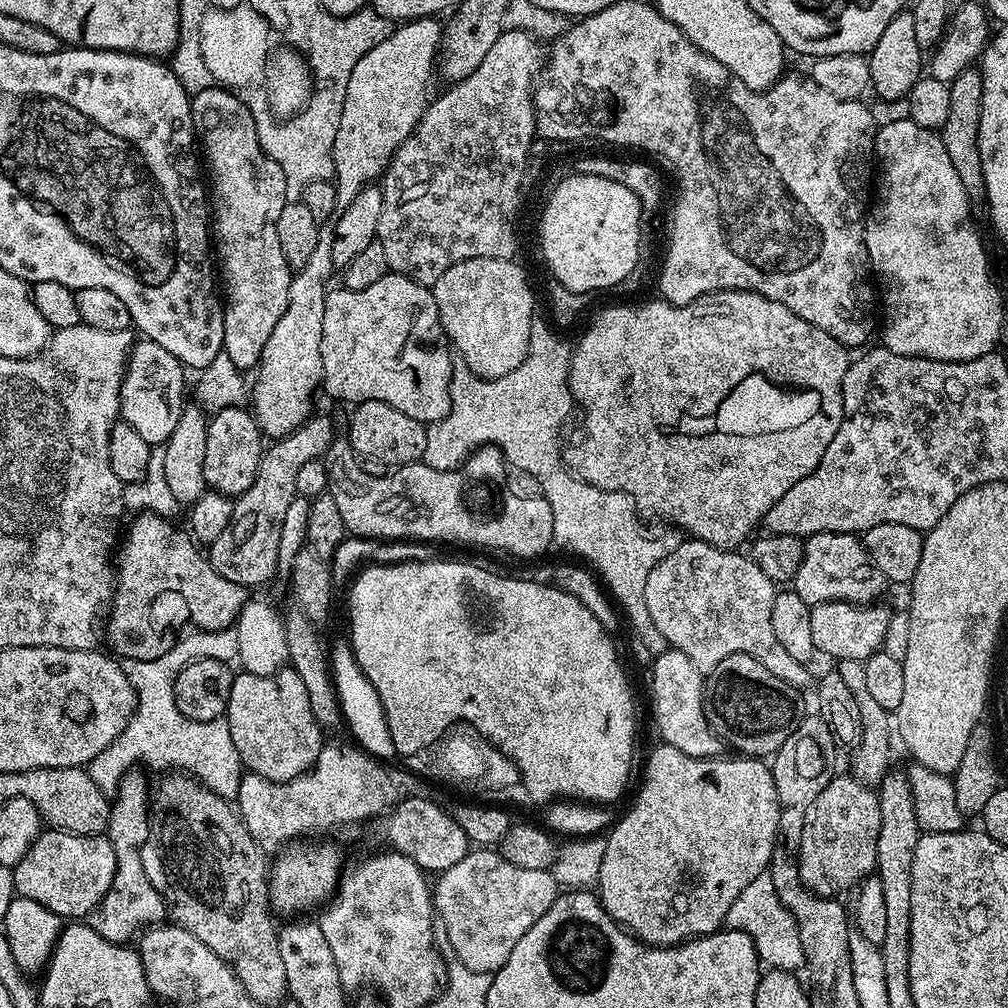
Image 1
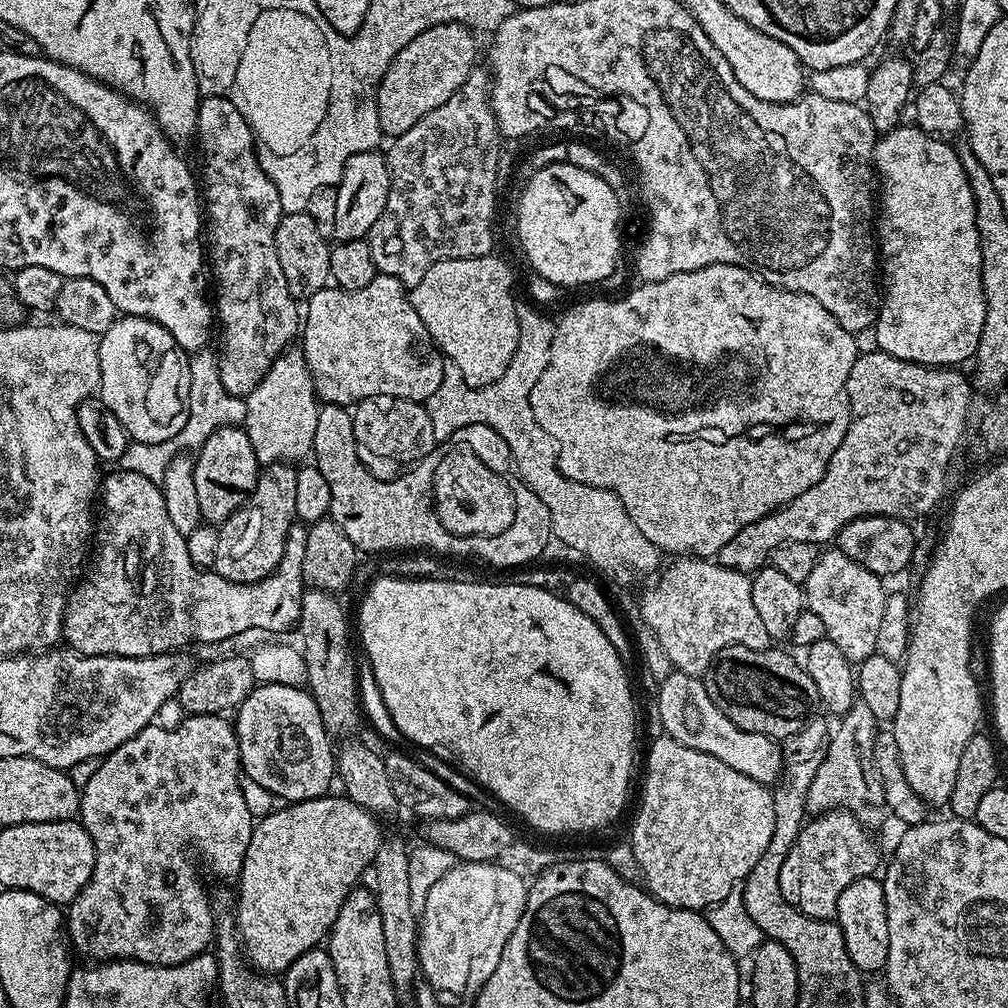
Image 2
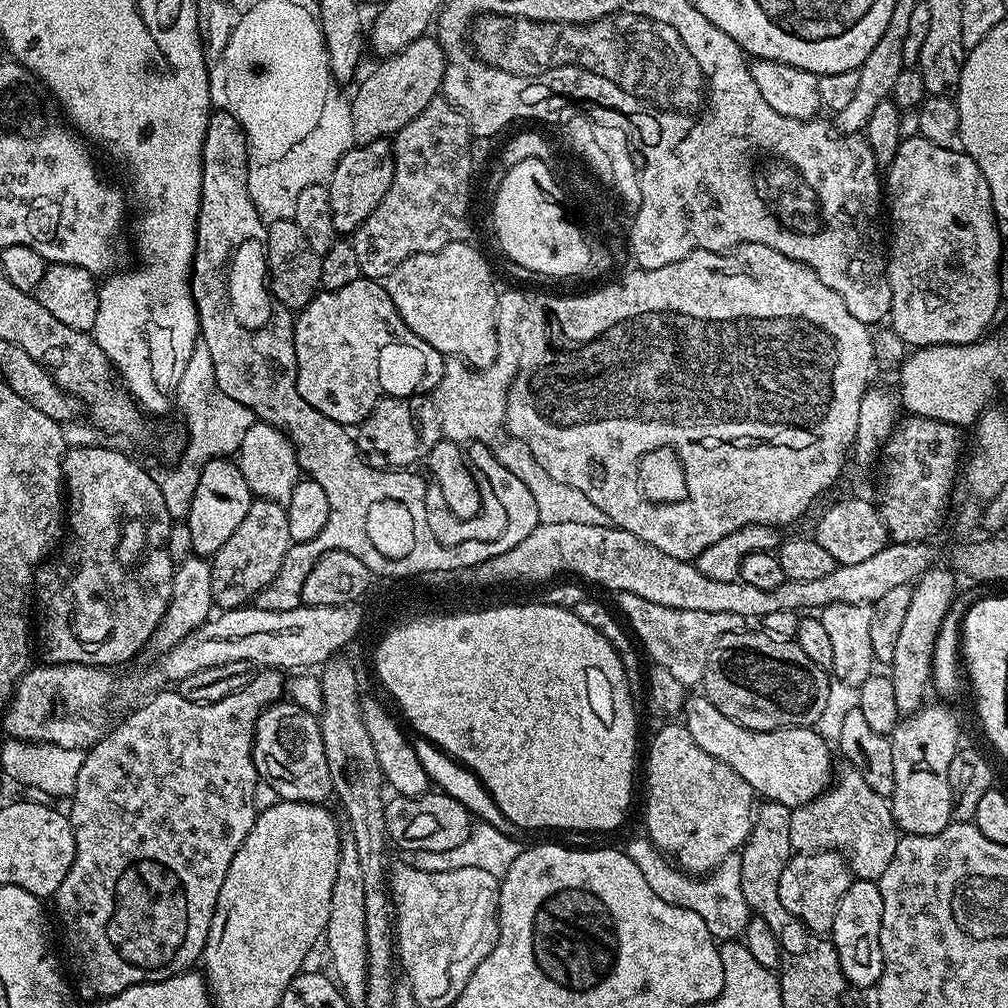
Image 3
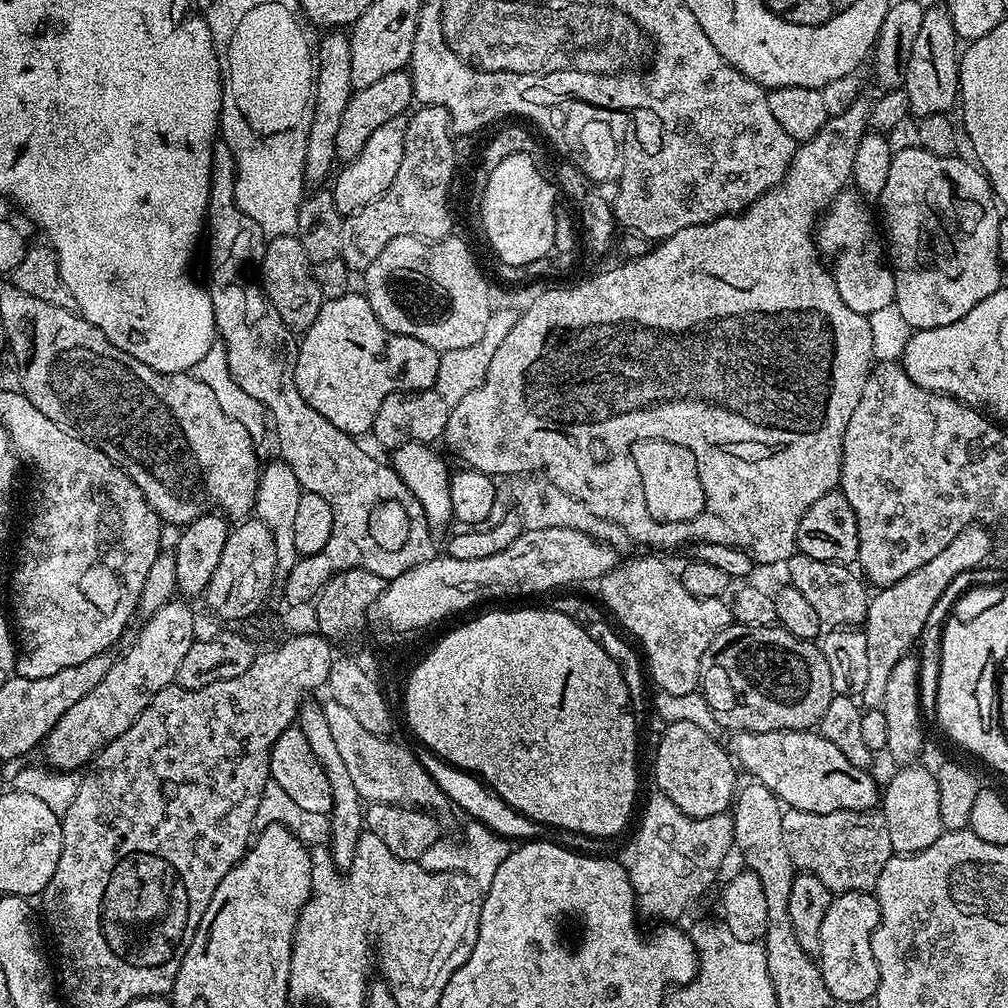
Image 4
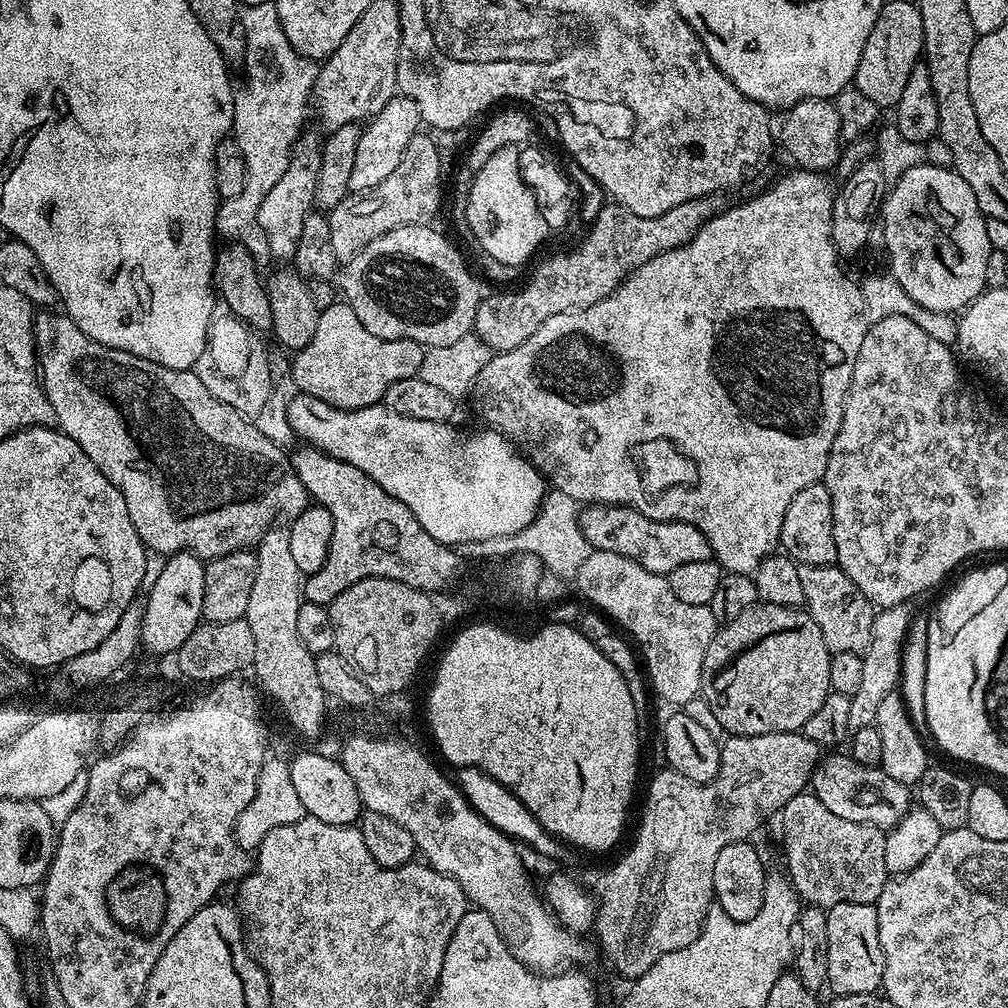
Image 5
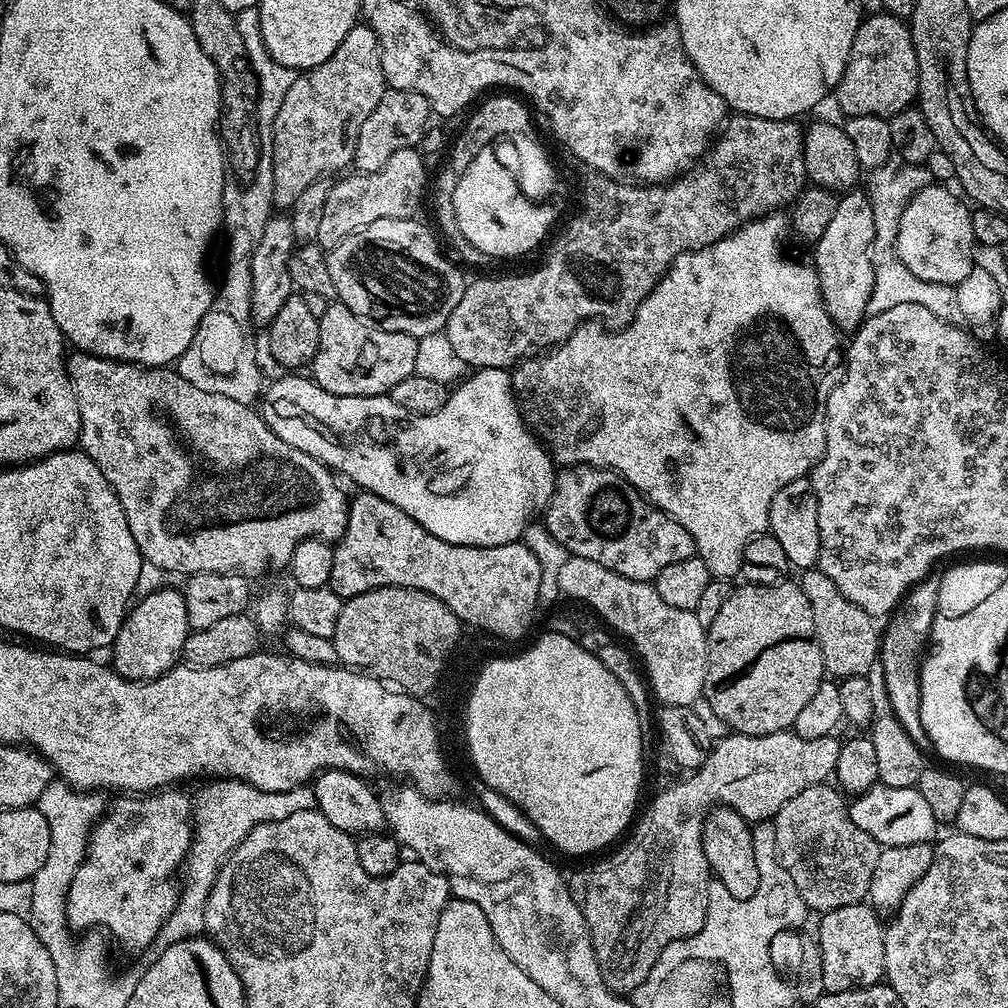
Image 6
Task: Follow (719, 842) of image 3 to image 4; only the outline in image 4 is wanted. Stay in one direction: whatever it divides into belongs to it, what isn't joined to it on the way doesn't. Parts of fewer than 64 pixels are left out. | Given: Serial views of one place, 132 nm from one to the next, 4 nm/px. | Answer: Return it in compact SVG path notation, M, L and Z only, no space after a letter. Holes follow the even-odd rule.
M674 722L663 729L656 744L656 784L688 816L713 816L733 807L738 791L737 765L729 749L694 722Z

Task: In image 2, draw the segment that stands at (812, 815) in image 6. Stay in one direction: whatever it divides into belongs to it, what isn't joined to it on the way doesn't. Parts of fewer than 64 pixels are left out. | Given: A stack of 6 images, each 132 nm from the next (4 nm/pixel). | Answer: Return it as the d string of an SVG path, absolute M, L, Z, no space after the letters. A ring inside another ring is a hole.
M857 699L848 712L843 713L840 725L835 725L832 741L828 743L826 758L818 766L818 774L810 784L808 791L808 812L819 814L833 810L852 812L865 826L873 826L880 820L881 805L884 803L884 791L880 777L876 775L876 766L872 763L874 742L878 731L878 721L870 714L866 702Z

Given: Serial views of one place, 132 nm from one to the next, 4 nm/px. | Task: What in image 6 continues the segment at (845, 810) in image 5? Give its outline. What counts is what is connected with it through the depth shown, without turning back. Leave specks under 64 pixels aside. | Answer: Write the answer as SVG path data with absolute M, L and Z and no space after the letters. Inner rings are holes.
M878 782L871 790L855 797L848 804L848 813L850 818L854 818L854 826L866 830L870 838L874 838L885 848L932 844L937 839L938 825L934 814L930 811L926 798L922 798L916 787L886 786Z

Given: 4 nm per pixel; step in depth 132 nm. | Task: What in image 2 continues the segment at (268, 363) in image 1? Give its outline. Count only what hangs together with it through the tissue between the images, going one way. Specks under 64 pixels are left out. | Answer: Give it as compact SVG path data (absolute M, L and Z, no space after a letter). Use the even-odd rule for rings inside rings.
M290 346L271 364L262 382L245 397L246 418L242 425L255 458L262 466L293 463L311 453L320 402L303 349Z

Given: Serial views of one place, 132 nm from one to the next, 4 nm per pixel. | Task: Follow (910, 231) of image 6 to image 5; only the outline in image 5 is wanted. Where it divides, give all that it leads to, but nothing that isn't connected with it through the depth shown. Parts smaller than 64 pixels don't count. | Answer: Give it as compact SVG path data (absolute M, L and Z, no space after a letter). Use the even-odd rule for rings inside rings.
M927 162L907 170L895 183L900 186L900 196L924 200L924 208L920 208L920 204L912 204L912 212L908 212L908 216L912 216L912 224L928 224L932 248L924 244L924 240L928 240L924 232L882 232L882 242L888 247L890 275L894 279L900 276L898 283L908 284L908 280L912 280L912 272L924 272L920 264L936 264L936 260L940 260L940 280L932 280L932 284L936 284L936 292L920 296L917 304L932 312L947 310L952 314L959 313L977 300L987 285L987 268L980 268L980 264L990 261L992 247L978 198L974 198L974 190L966 186L957 172ZM936 248L964 248L964 256L960 256L960 252L956 252L956 256L936 256ZM912 256L916 256L916 260L912 260ZM912 264L916 264L916 268L912 268ZM976 268L980 268L980 272L976 272ZM948 284L952 284L952 288L948 288Z

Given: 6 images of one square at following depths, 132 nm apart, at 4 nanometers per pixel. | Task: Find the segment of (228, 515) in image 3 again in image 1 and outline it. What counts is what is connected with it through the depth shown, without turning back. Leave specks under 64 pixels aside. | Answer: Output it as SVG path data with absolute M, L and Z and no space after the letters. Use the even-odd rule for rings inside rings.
M247 407L227 408L211 413L206 438L206 462L202 462L205 485L211 491L221 492L223 496L238 497L254 482L258 474L260 455L266 447L253 413Z

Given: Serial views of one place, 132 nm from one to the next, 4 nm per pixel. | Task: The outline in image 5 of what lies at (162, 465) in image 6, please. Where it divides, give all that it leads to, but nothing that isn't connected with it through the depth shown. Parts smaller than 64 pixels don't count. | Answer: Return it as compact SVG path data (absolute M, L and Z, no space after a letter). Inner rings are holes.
M67 314L60 316L40 316L34 320L34 335L36 337L36 354L38 357L38 375L46 398L56 415L55 423L59 431L65 432L118 486L122 498L126 498L126 510L130 514L130 522L134 522L134 530L138 530L138 538L144 543L145 549L149 552L161 552L165 558L173 556L175 552L192 552L201 560L207 562L225 556L231 552L242 552L258 545L262 537L269 530L269 527L277 523L279 516L294 518L302 514L310 507L310 497L306 486L298 478L298 474L292 469L292 461L289 453L283 452L266 433L260 428L255 428L251 419L245 418L239 412L235 412L230 406L226 406L206 386L202 386L202 378L198 378L195 371L183 368L167 368L158 362L150 362L146 358L138 358L129 352L123 352L117 348L111 348L105 344L94 342Z

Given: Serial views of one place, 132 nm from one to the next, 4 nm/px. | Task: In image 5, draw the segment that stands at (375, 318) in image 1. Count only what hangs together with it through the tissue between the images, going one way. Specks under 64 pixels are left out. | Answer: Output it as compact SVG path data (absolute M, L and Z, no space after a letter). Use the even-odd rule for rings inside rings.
M337 302L320 313L314 338L293 355L296 357L292 360L292 380L297 393L313 396L335 408L346 412L368 408L381 403L394 382L417 375L425 351L425 345L413 340L387 340L370 334L349 304Z

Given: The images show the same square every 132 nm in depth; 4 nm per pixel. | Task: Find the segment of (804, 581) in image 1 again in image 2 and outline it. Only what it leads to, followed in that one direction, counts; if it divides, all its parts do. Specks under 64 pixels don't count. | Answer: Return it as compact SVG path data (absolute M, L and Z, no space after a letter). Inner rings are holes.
M835 546L827 551L818 558L814 570L810 570L810 578L802 585L806 608L822 618L825 637L832 640L848 660L859 662L876 655L878 629L889 593L884 592L885 581L866 570L866 566L854 562L854 558L842 554Z

